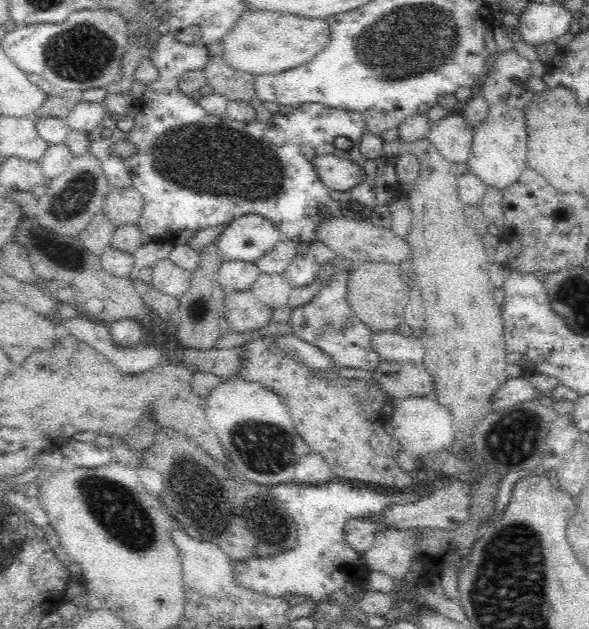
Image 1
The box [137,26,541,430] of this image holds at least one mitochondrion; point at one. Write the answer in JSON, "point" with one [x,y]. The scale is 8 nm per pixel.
{"point":[204,159]}

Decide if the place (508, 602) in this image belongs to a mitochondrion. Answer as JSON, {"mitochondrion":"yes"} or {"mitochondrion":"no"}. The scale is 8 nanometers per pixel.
{"mitochondrion":"yes"}

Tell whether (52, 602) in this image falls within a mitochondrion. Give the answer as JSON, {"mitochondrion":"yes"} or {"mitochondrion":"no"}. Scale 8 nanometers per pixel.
{"mitochondrion":"no"}

